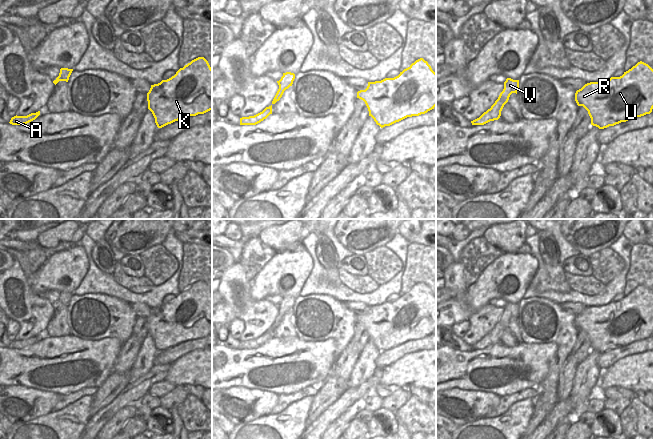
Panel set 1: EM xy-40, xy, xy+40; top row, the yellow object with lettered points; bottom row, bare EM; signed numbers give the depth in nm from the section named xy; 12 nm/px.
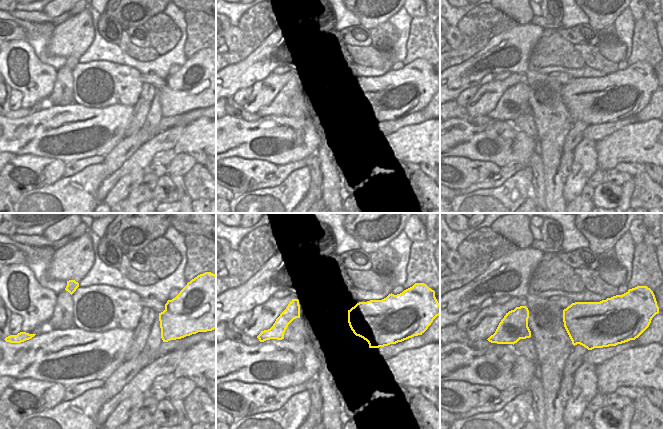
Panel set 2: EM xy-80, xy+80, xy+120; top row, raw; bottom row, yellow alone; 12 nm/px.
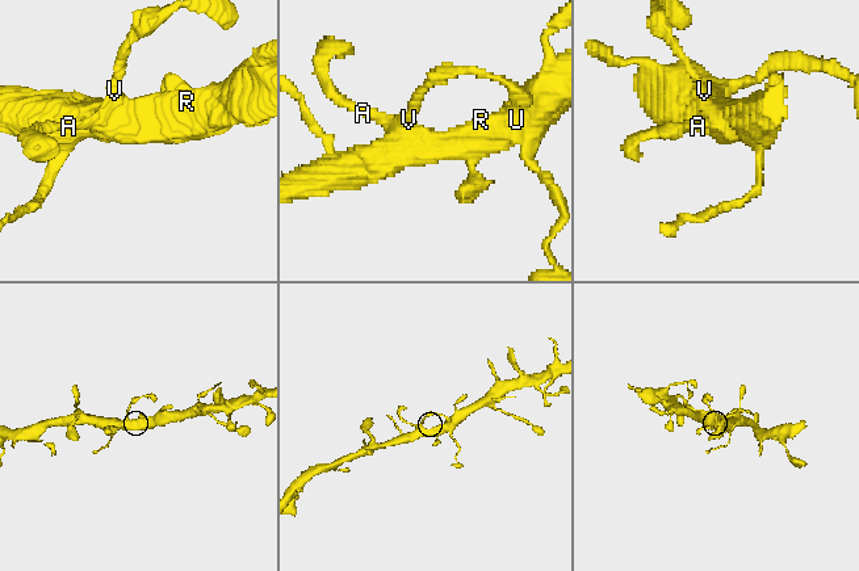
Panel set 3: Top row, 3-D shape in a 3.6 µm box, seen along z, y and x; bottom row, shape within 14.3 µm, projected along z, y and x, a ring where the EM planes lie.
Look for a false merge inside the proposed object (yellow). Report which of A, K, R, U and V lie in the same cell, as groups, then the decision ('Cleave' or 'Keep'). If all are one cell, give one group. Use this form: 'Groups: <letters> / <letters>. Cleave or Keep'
Groups: A K R U V. Keep

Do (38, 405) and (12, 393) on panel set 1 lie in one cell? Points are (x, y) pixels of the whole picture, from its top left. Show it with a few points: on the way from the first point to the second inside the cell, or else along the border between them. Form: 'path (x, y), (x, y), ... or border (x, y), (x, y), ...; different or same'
path (36, 397), (20, 397); same

